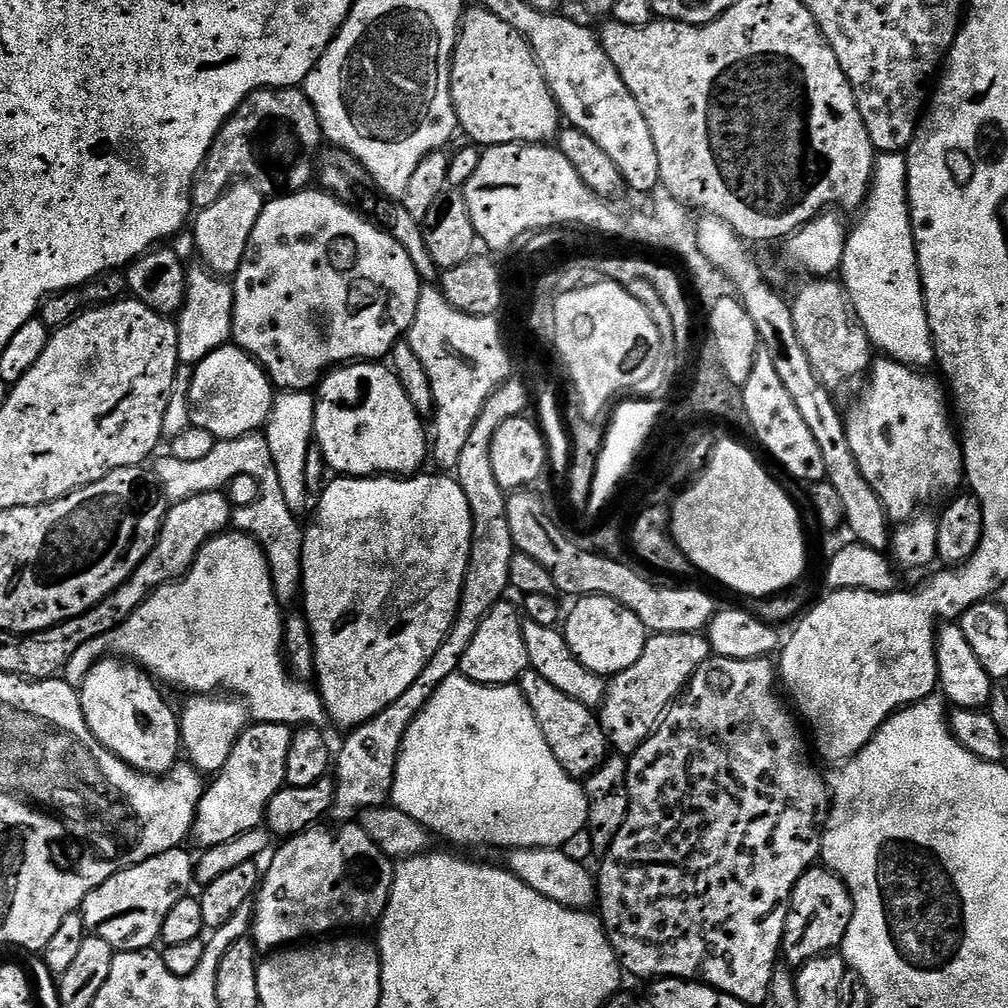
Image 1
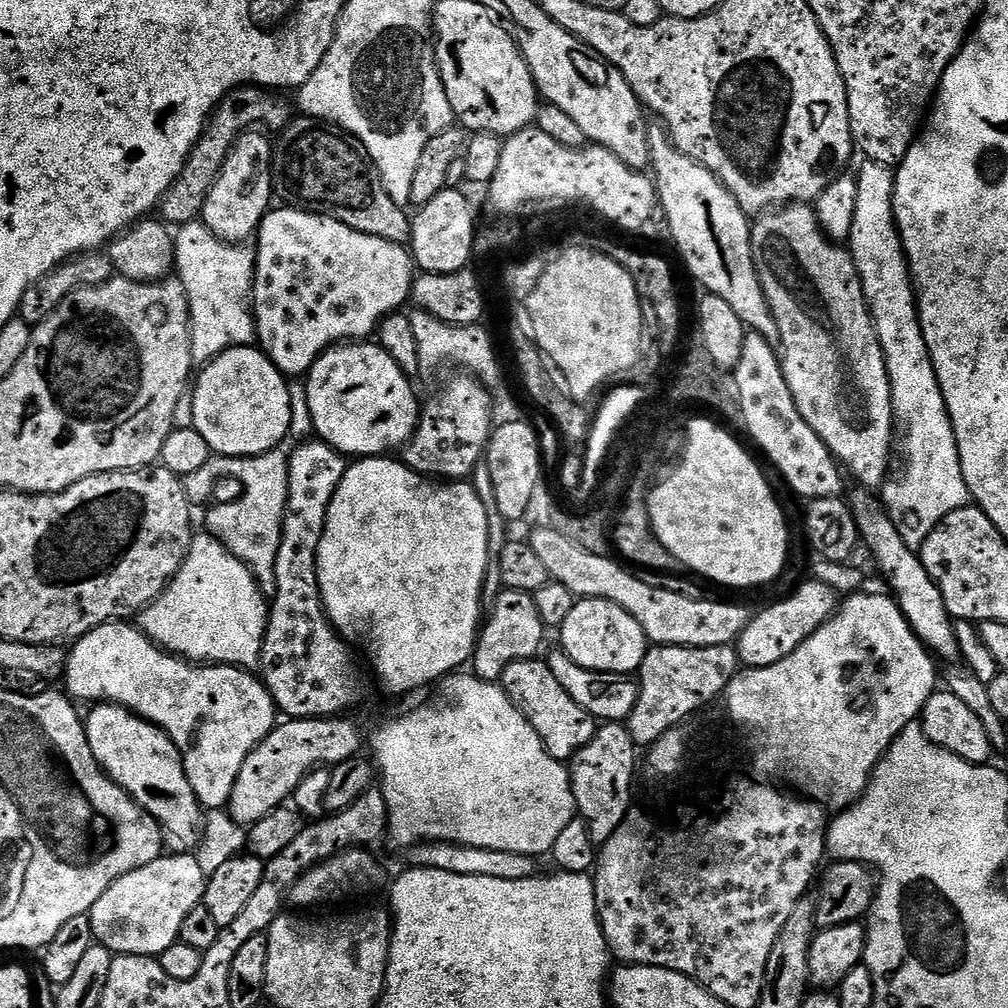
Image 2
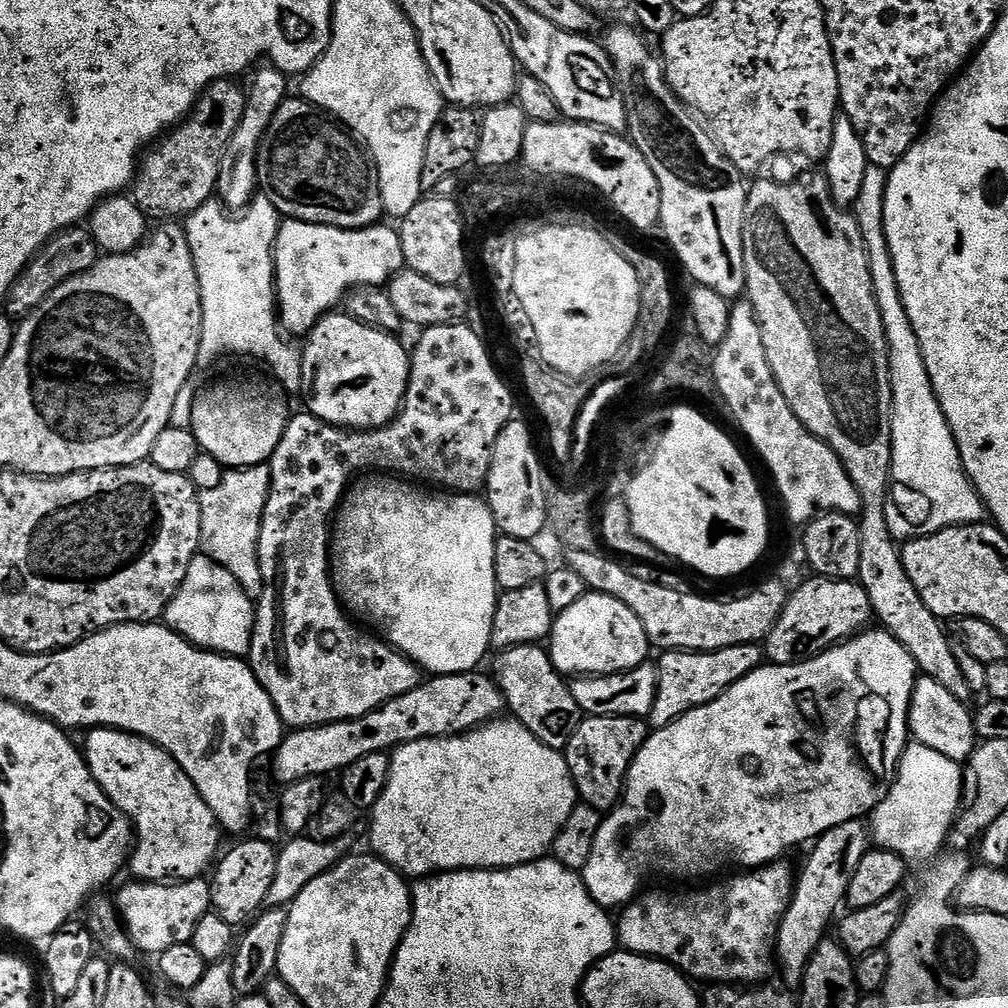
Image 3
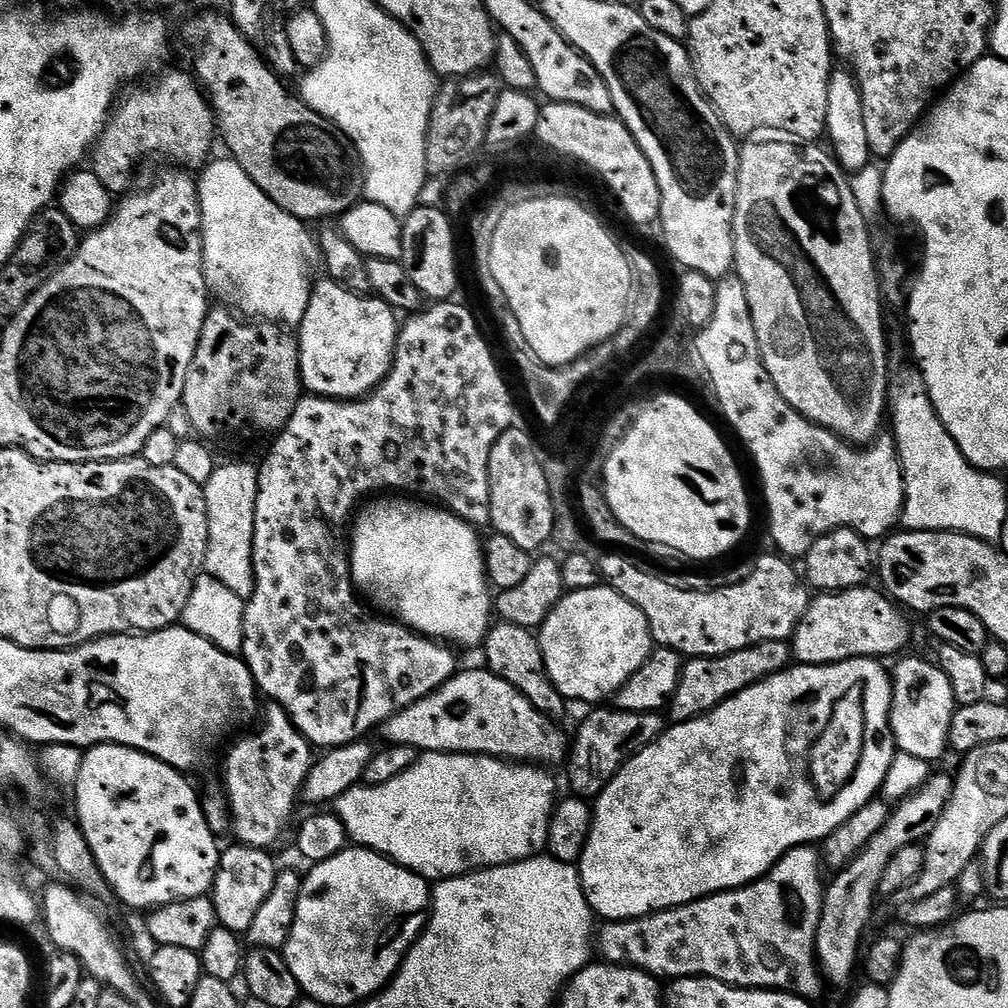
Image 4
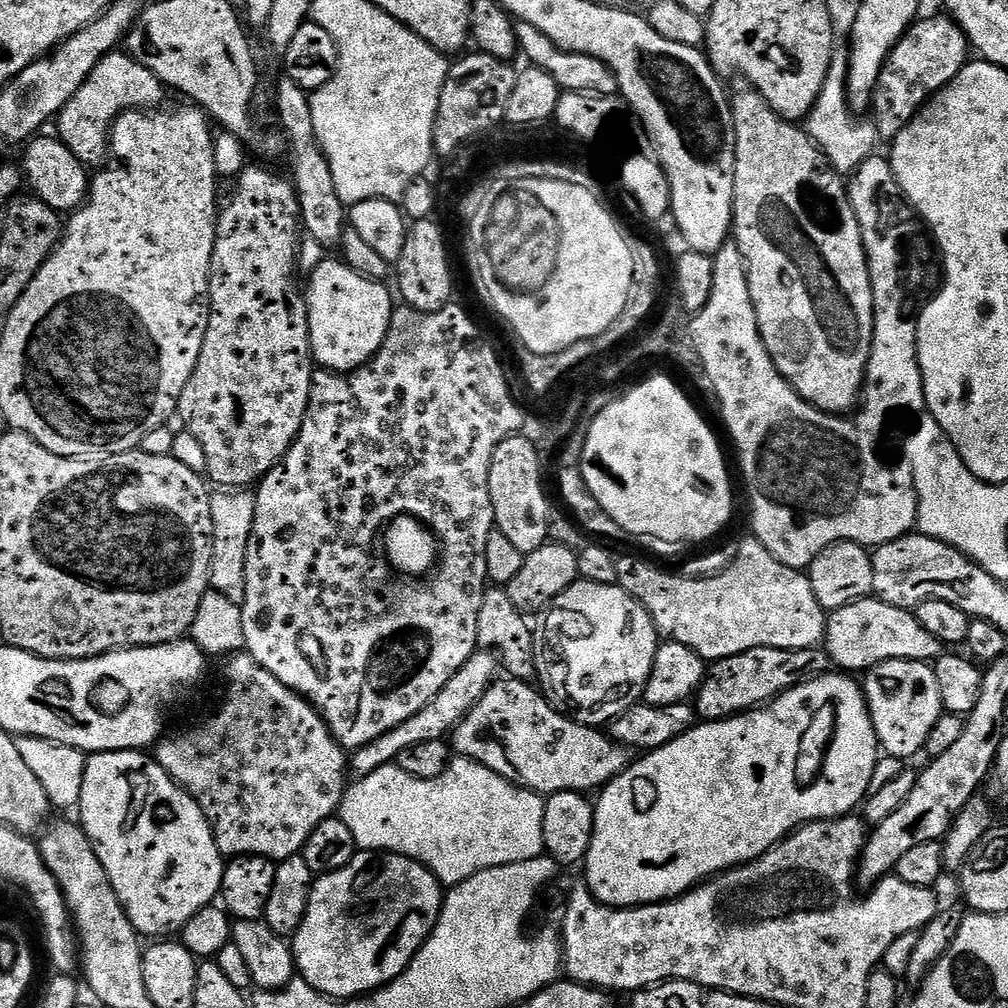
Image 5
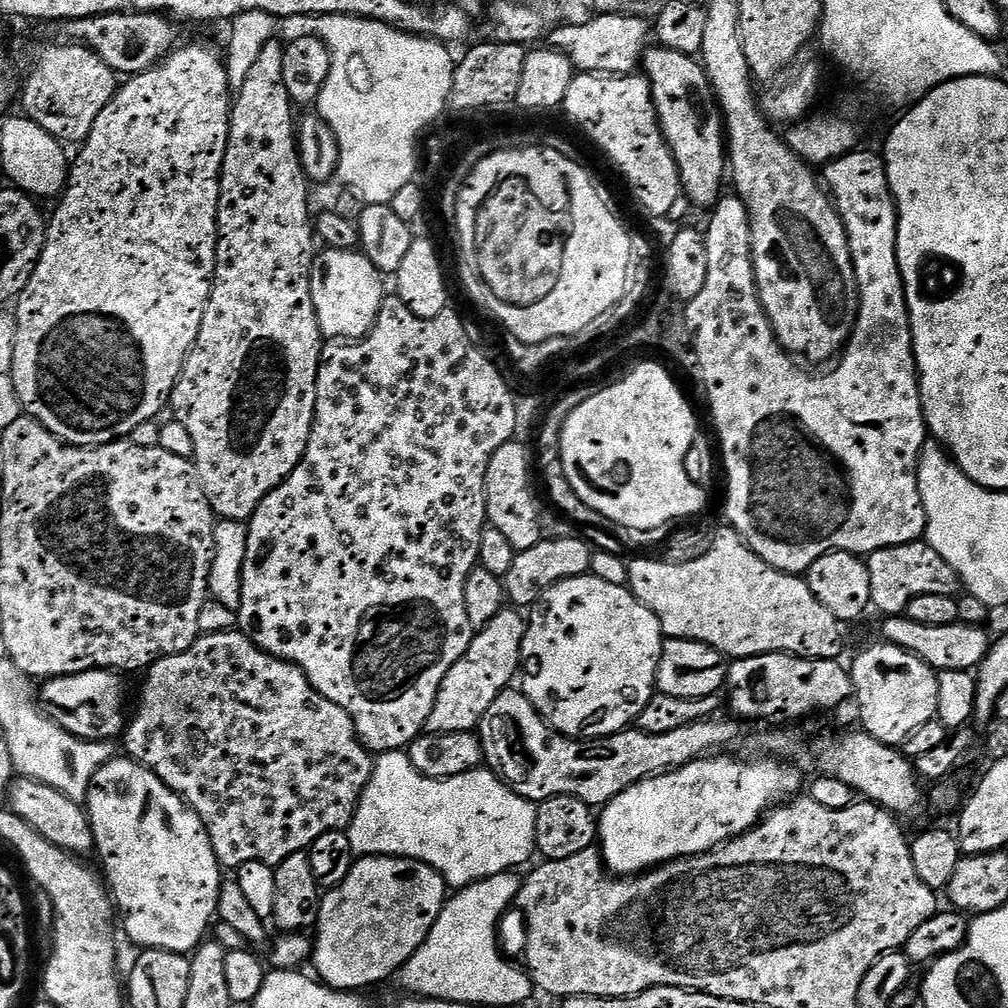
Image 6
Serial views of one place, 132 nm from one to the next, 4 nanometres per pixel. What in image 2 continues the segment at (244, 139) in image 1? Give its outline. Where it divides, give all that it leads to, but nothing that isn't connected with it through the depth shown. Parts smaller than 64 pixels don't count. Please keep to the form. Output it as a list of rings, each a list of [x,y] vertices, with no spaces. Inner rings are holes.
[[[245,86],[234,88],[220,99],[219,104],[212,109],[212,115],[204,126],[204,133],[200,135],[200,141],[194,146],[194,150],[188,155],[184,169],[178,178],[170,186],[163,200],[158,205],[159,215],[165,224],[179,226],[190,224],[201,219],[204,211],[204,203],[234,146],[234,142],[244,132],[253,126],[269,124],[275,130],[283,130],[293,119],[294,112],[288,109],[284,100],[279,100],[279,95],[273,94],[269,89],[259,86]]]

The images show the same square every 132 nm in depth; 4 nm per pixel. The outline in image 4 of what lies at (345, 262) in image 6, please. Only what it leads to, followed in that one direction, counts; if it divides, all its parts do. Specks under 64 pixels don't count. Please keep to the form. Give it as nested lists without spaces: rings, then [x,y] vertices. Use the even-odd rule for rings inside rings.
[[[321,279],[312,289],[306,318],[298,325],[300,382],[313,396],[359,400],[388,376],[396,353],[397,313],[372,294],[351,292],[343,284]]]

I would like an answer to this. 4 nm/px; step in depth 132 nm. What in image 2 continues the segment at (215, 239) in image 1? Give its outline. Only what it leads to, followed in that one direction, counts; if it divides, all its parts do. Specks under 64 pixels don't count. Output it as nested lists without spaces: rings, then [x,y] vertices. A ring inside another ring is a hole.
[[[249,130],[236,139],[204,203],[203,224],[219,240],[225,240],[228,244],[243,245],[251,241],[259,232],[264,215],[274,204],[272,186],[274,144],[271,139],[267,140],[260,132],[263,131]]]

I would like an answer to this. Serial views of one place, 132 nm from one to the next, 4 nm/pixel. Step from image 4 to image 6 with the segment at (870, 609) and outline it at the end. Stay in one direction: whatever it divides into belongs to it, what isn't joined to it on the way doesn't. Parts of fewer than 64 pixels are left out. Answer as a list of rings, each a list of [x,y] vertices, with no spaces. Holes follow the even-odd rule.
[[[907,615],[887,617],[883,621],[883,639],[889,644],[897,644],[902,650],[911,652],[922,662],[940,672],[946,670],[962,670],[972,672],[979,669],[980,663],[986,658],[990,647],[990,636],[984,633],[983,627],[974,624],[954,623],[950,626],[922,626],[922,622],[909,620]]]

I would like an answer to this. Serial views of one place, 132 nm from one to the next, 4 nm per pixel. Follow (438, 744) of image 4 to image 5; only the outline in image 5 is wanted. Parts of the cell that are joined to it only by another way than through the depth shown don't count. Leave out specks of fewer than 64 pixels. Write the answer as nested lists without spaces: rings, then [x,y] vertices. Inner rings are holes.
[[[511,678],[497,679],[495,684],[492,684],[487,690],[486,694],[482,694],[482,698],[478,703],[472,707],[470,712],[466,714],[466,718],[462,718],[462,722],[457,728],[453,729],[450,733],[450,744],[453,749],[456,748],[461,757],[465,760],[472,760],[476,764],[486,766],[490,770],[494,770],[494,774],[498,774],[502,778],[506,778],[510,783],[518,785],[520,788],[528,788],[531,792],[539,792],[541,794],[551,794],[554,792],[582,792],[585,794],[591,793],[591,788],[595,790],[603,789],[608,781],[613,780],[619,772],[624,771],[630,763],[630,752],[625,745],[612,739],[611,735],[605,734],[604,736],[599,727],[589,726],[587,724],[580,724],[578,721],[572,719],[571,715],[565,714],[557,710],[546,699],[543,691],[537,690],[527,680],[514,680]]]

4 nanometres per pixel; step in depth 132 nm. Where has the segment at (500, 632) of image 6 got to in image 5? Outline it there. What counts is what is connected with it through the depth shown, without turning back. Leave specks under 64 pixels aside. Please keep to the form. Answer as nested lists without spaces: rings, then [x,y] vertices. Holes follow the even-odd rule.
[[[478,650],[466,661],[462,670],[458,670],[458,674],[454,674],[450,682],[446,682],[446,686],[442,686],[442,690],[438,690],[438,694],[434,694],[434,698],[426,702],[422,710],[418,710],[418,714],[414,714],[414,718],[406,718],[406,722],[394,726],[394,730],[386,730],[386,734],[374,738],[374,742],[355,749],[350,756],[351,775],[354,774],[353,777],[356,778],[369,776],[374,774],[374,770],[393,763],[398,758],[398,754],[402,754],[402,750],[410,750],[410,746],[422,746],[422,742],[445,739],[460,725],[462,718],[466,718],[466,714],[480,701],[482,694],[486,694],[486,690],[496,683],[497,679],[496,653]]]

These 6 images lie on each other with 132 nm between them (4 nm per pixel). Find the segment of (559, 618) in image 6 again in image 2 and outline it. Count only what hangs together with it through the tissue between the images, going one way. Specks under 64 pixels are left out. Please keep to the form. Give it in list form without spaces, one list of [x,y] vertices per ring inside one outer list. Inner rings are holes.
[[[577,599],[570,618],[558,629],[562,651],[586,670],[599,672],[627,672],[636,674],[644,661],[650,642],[644,637],[642,626],[622,606],[609,600]]]

